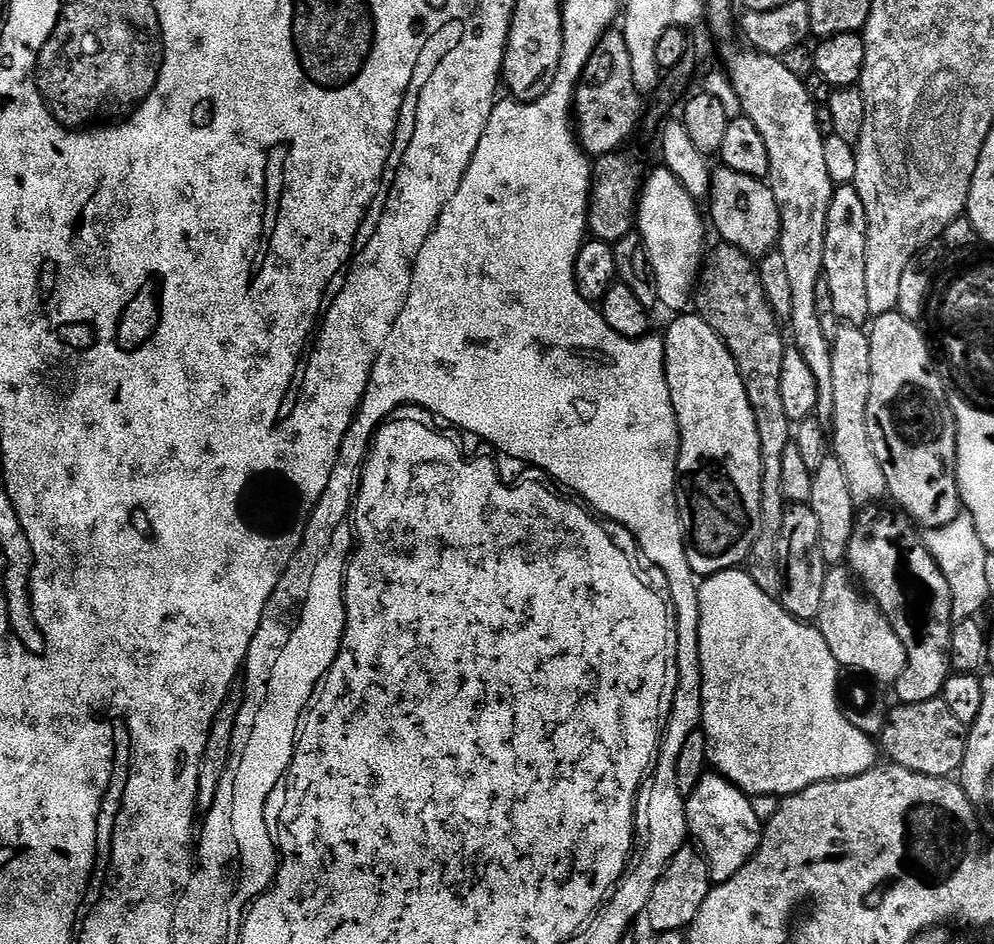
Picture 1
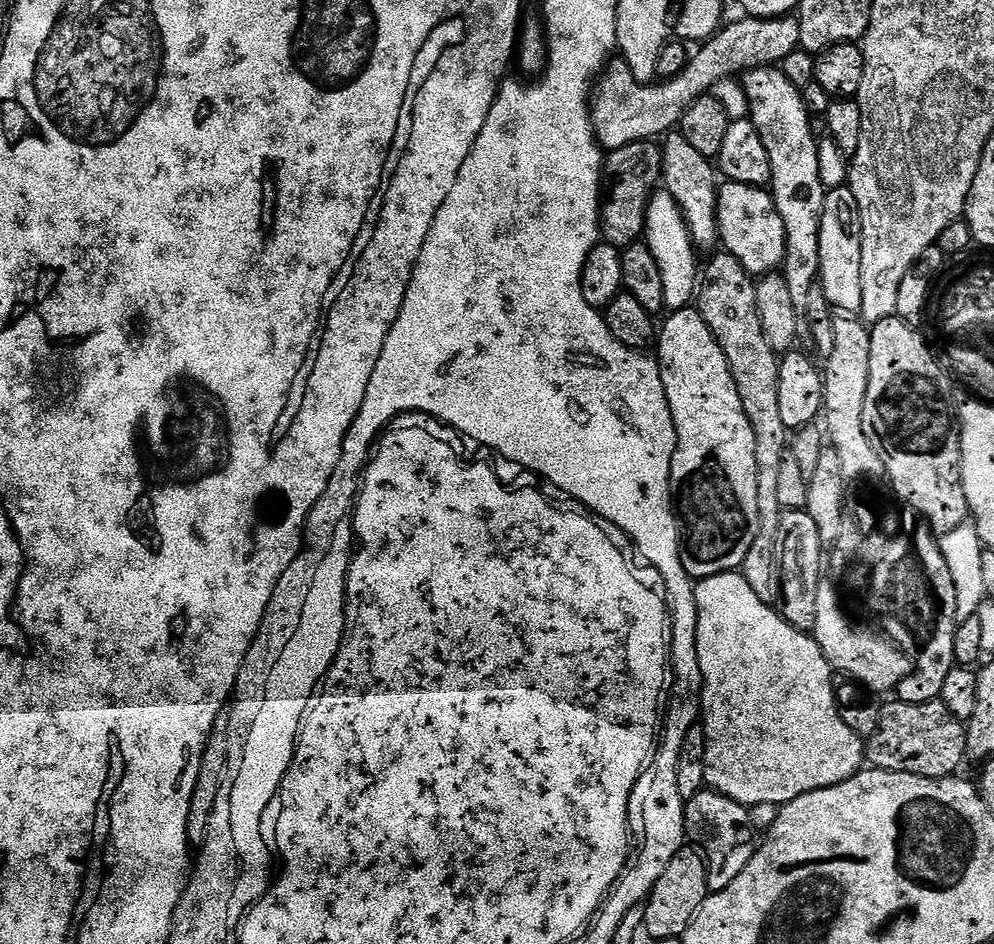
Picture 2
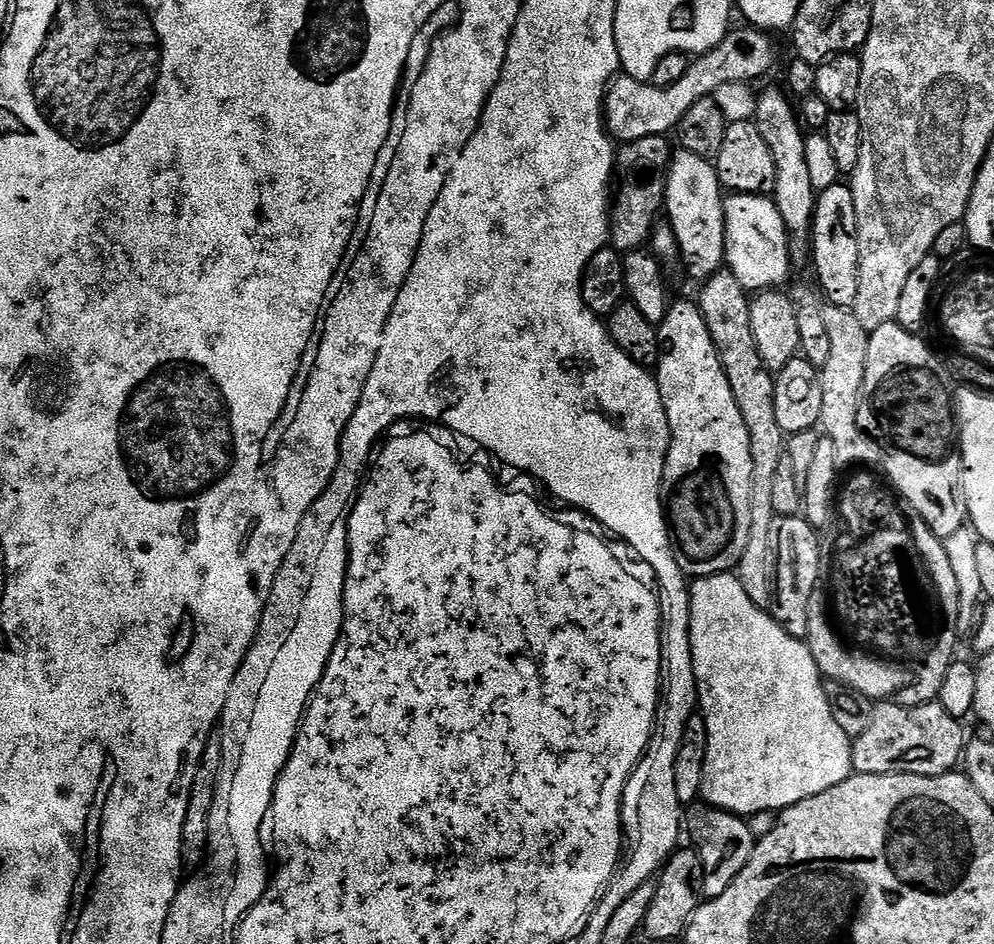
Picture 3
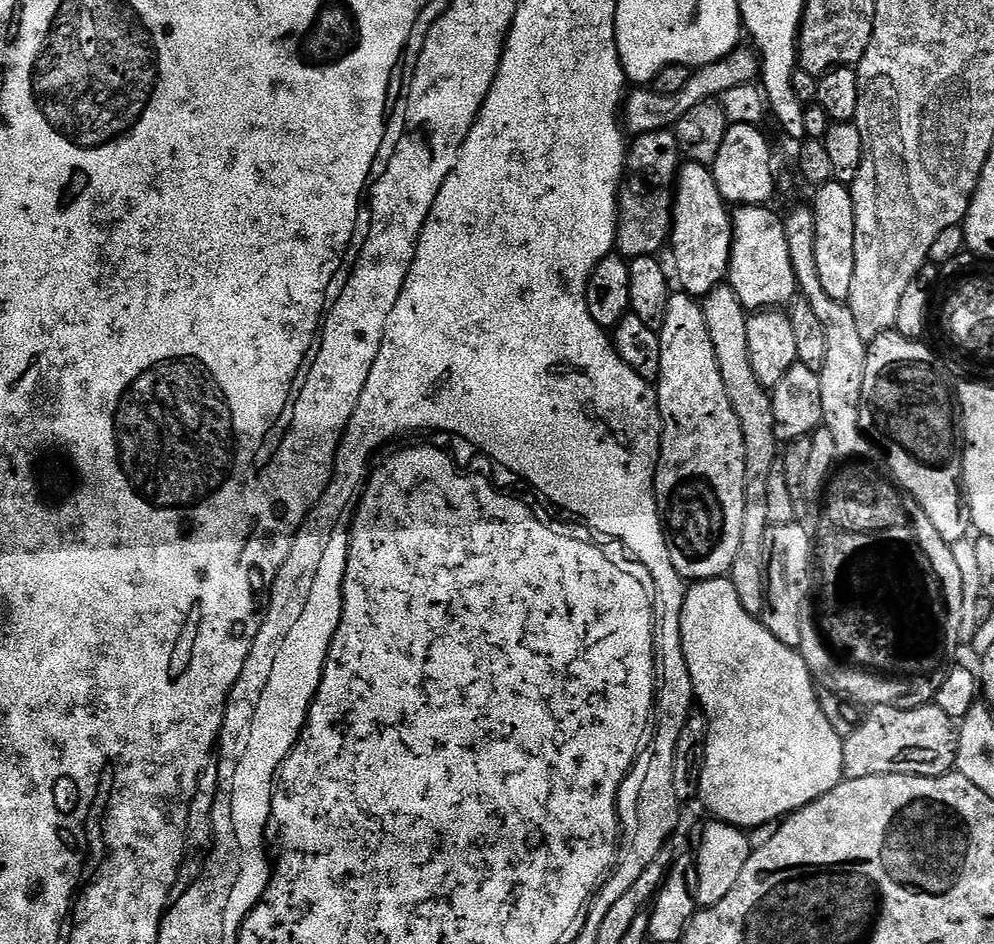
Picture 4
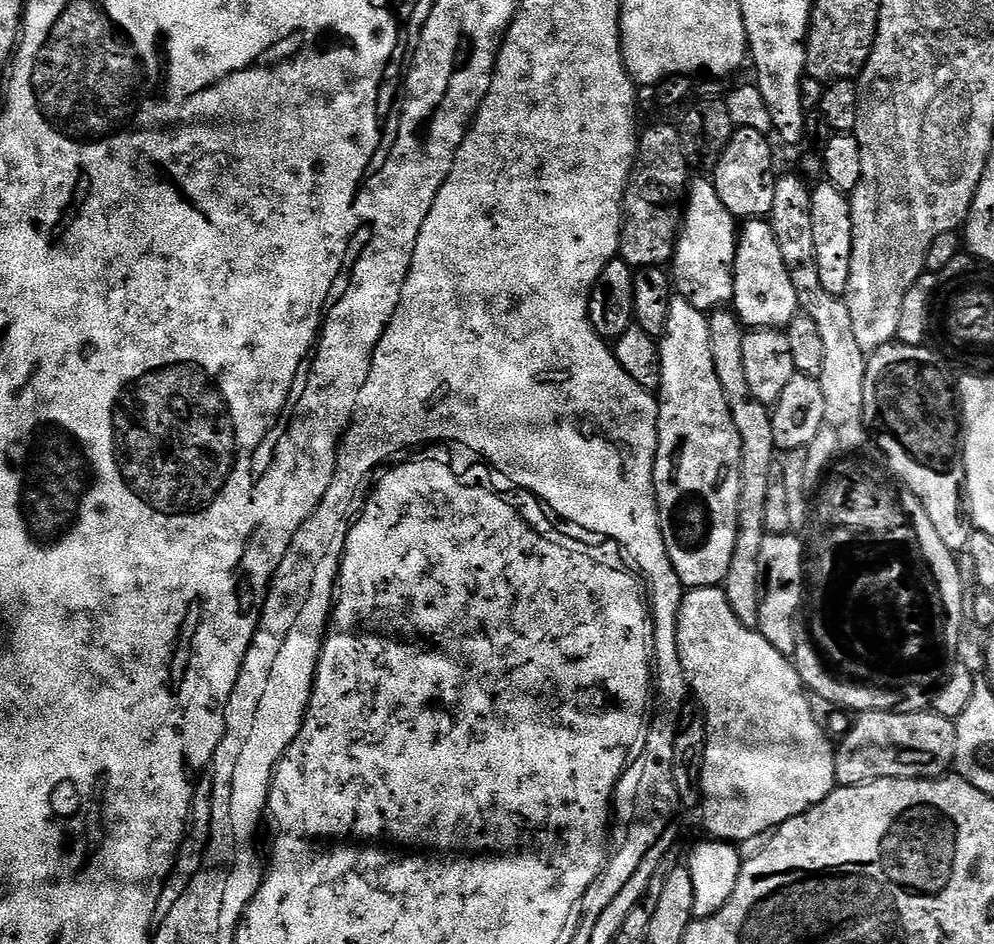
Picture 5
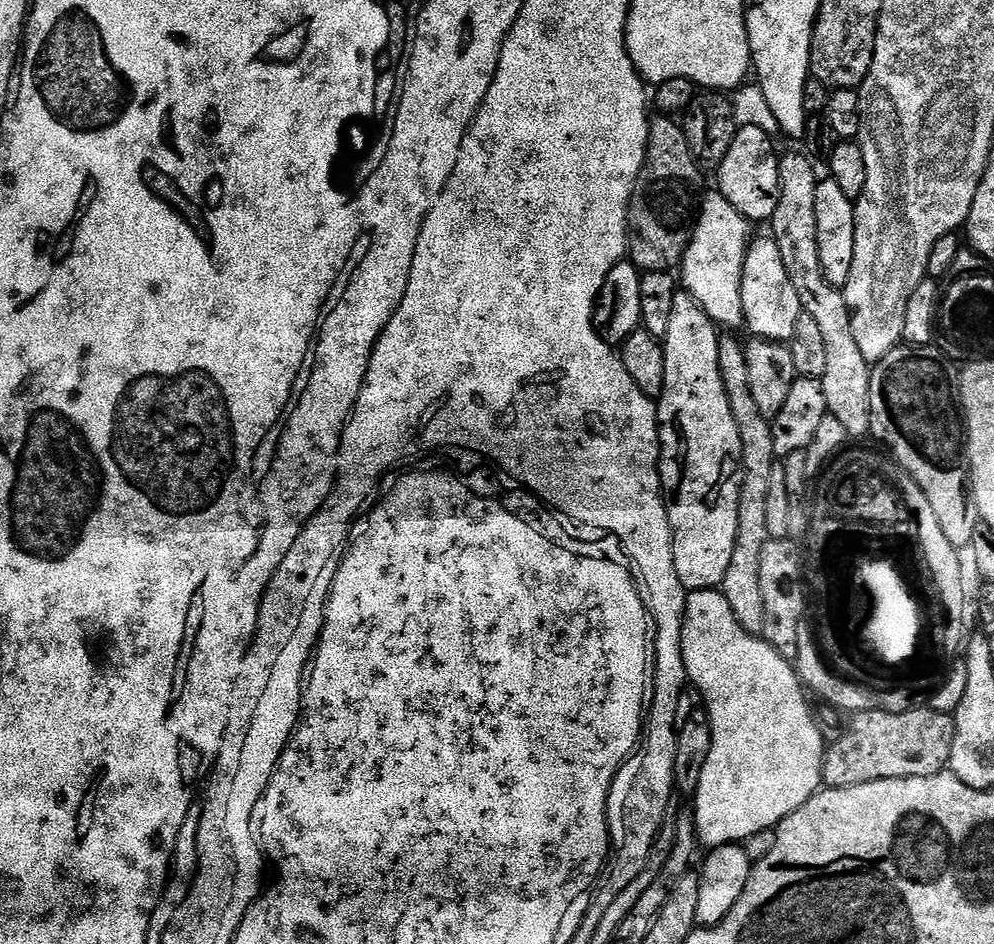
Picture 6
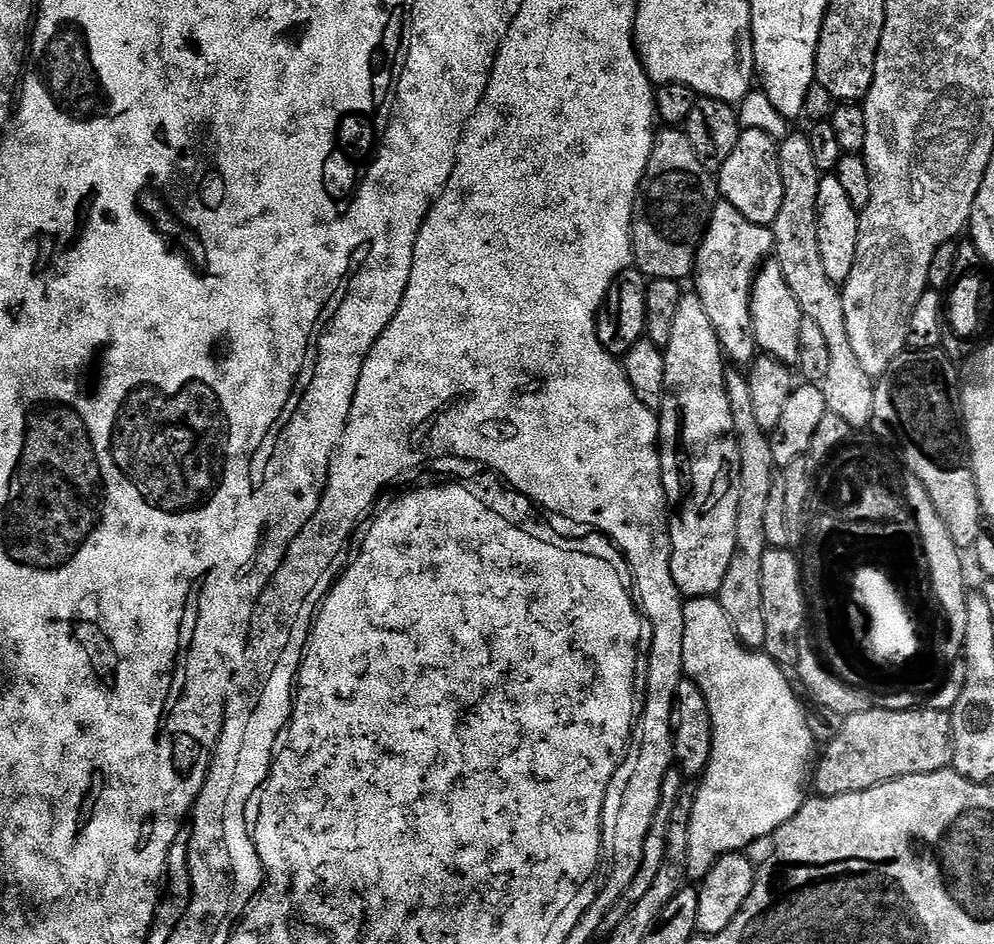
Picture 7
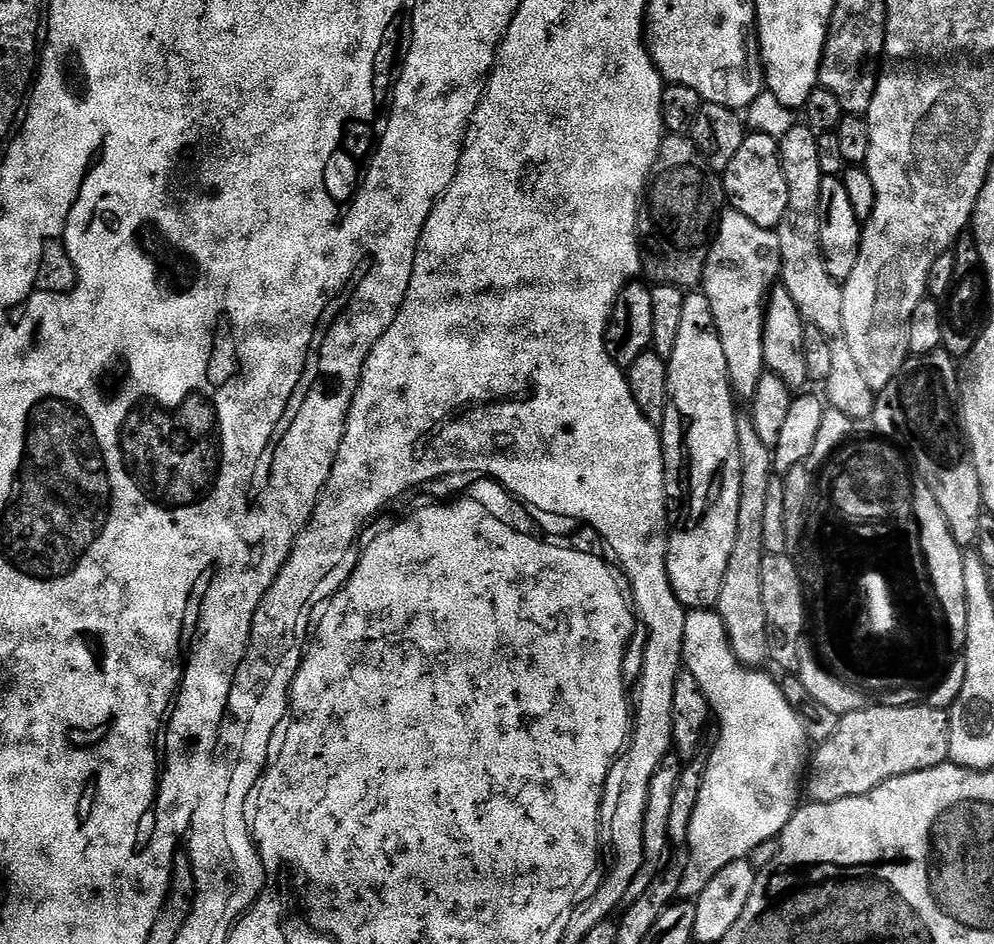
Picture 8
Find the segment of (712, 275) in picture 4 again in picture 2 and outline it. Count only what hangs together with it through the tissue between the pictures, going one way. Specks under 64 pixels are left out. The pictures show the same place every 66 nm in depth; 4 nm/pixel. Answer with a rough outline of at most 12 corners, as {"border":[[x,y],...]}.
{"border":[[678,130],[663,137],[662,188],[697,249],[715,249],[718,168]]}

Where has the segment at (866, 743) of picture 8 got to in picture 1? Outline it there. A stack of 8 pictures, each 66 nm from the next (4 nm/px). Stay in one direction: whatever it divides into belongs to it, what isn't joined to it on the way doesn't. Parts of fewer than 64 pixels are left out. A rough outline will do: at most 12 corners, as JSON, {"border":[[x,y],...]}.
{"border":[[942,698],[897,703],[878,748],[918,776],[951,777],[966,726]]}

